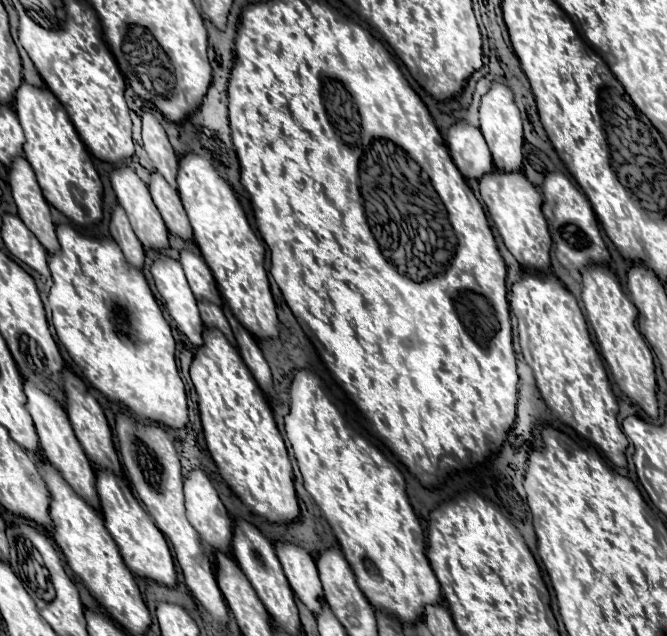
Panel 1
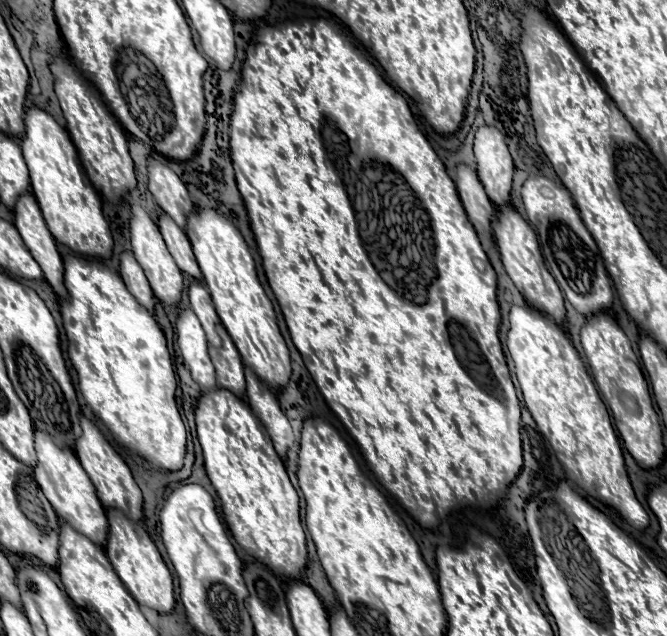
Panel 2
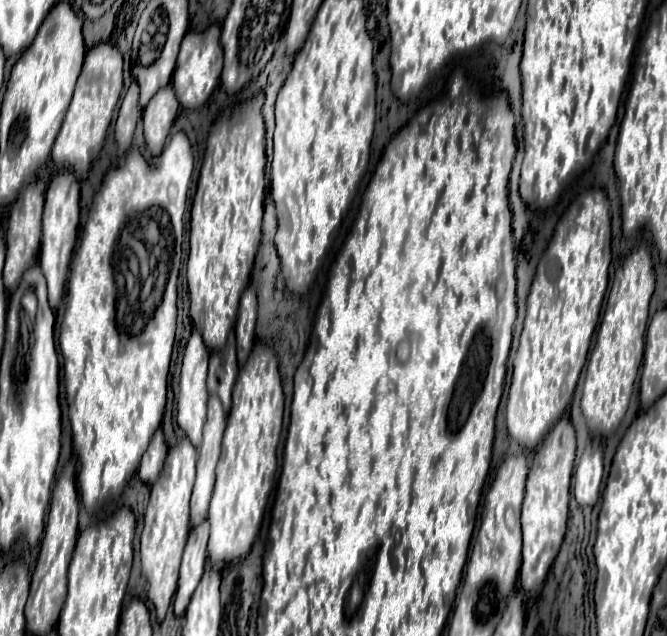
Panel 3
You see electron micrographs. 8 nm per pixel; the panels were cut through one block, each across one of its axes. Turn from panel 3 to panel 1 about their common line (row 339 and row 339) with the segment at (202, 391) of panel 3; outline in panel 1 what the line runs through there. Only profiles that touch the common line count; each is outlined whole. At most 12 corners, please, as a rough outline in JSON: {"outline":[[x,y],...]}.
{"outline":[[154,260],[150,272],[168,314],[194,346],[204,324],[180,262]]}

